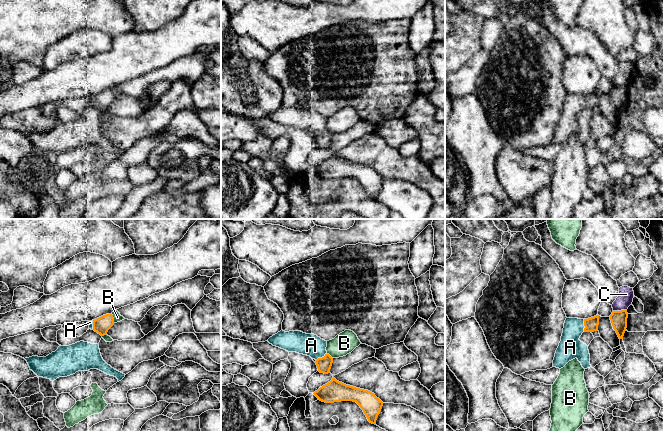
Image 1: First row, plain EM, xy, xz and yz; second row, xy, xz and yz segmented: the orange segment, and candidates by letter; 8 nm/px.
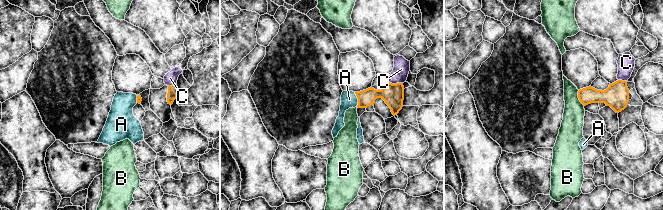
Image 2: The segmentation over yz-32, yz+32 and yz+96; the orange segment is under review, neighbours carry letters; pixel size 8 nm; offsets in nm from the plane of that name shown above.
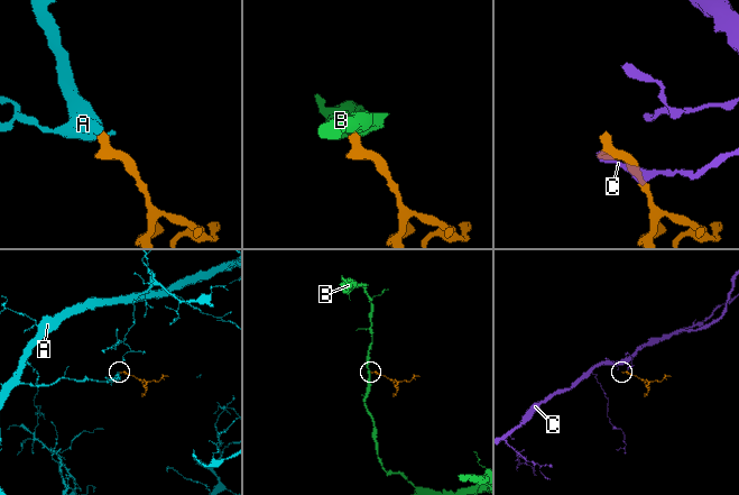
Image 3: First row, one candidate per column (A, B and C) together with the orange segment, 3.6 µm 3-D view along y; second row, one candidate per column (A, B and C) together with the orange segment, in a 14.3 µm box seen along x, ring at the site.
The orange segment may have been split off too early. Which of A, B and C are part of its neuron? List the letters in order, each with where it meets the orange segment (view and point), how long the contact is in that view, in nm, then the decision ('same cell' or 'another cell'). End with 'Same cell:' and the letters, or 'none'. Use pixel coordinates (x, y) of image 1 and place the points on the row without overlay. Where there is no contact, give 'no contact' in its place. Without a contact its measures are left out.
A: yz (584, 101) | 100 nm | same cell
B: xy (113, 94) | 80 nm | another cell
C: yz (619, 87) | 110 nm | another cell
Same cell: A

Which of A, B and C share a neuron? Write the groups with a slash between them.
A / B / C

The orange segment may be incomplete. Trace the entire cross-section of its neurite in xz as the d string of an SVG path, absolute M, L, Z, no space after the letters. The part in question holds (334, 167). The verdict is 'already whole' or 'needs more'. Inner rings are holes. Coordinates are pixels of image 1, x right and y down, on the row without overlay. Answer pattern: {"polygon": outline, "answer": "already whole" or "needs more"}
{"polygon": "M333 154L320 163L313 170L322 178L334 179L341 177L356 178L363 186L368 197L376 201L376 196L383 182L383 178L374 169L346 161Z", "answer": "already whole"}

